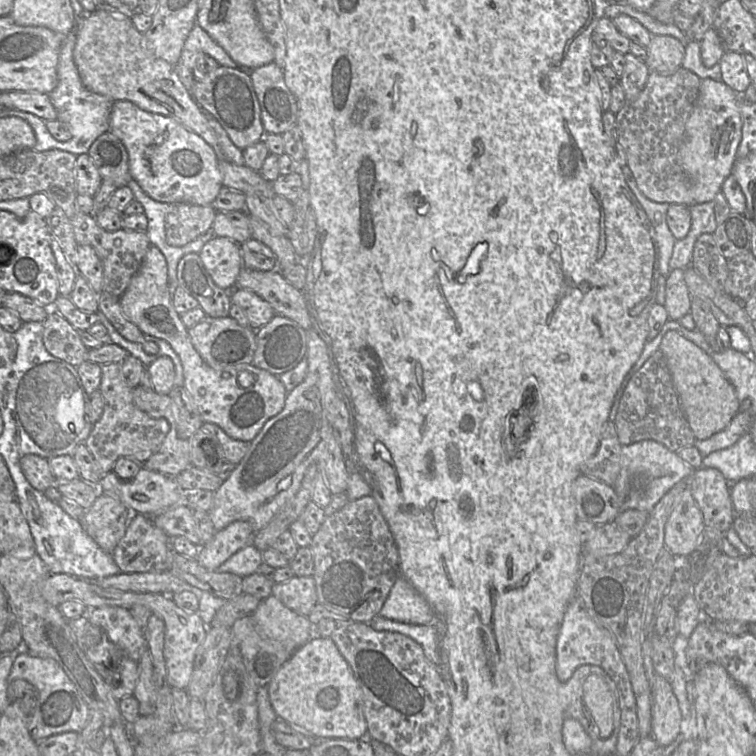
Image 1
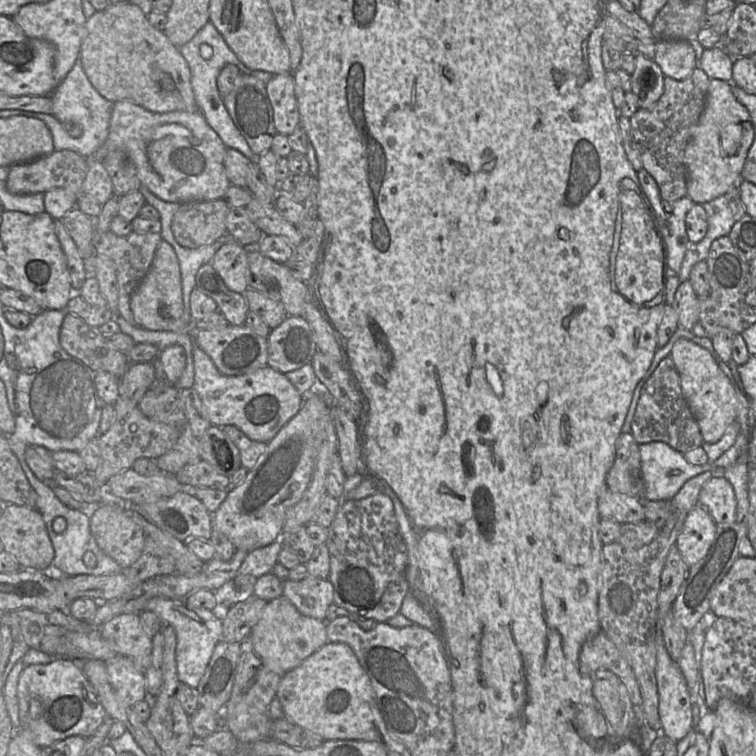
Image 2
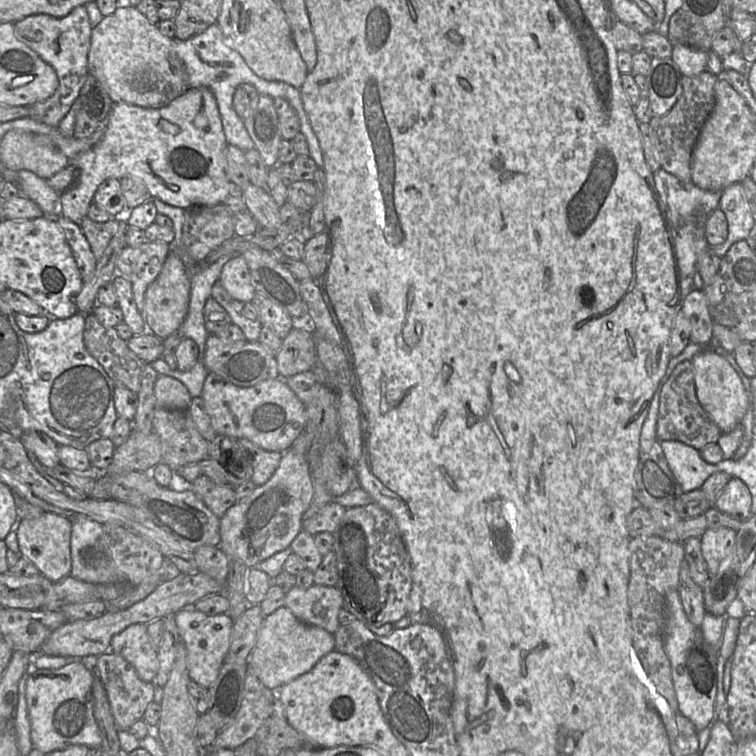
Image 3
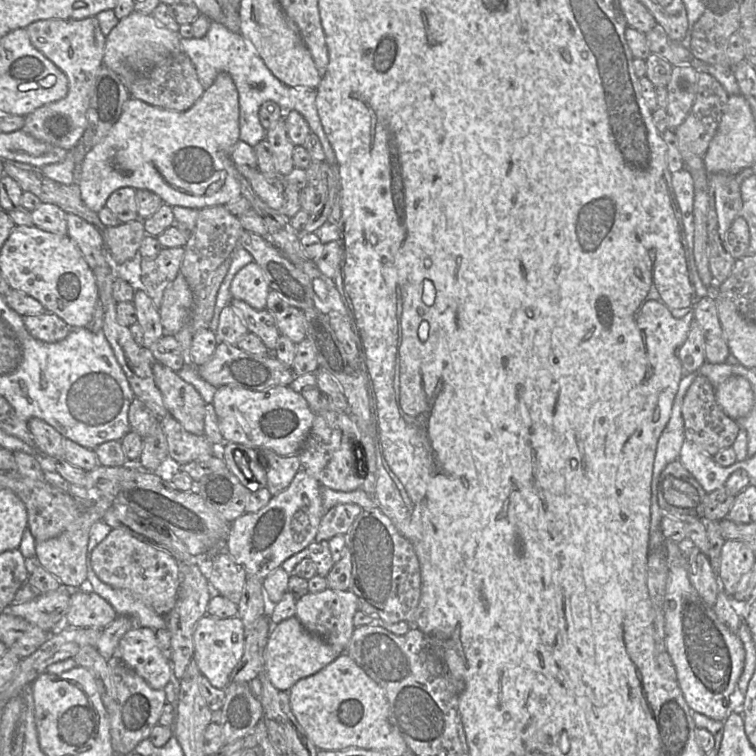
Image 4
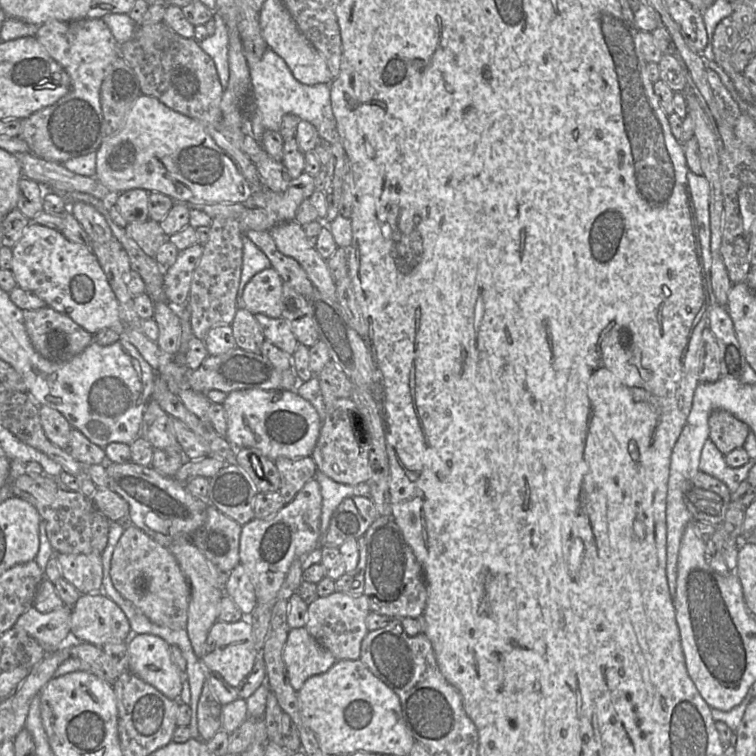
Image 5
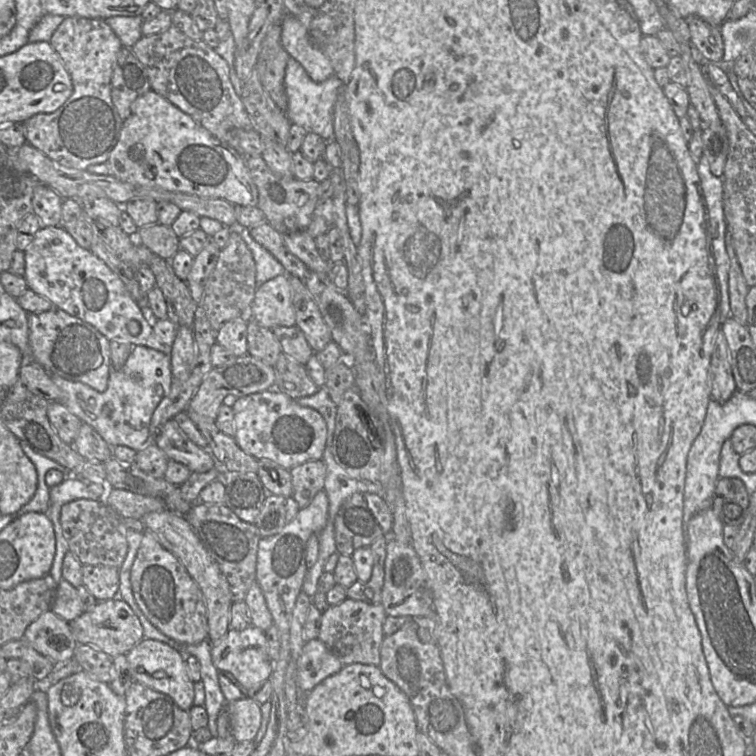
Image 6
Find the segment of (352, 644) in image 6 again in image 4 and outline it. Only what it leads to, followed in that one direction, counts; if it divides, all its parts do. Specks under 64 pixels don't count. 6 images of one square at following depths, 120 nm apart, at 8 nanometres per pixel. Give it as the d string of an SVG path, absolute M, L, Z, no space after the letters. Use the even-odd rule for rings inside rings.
M326 588L298 598L295 617L308 632L321 638L339 653L344 653L355 629L353 618L357 610L357 598L353 592Z

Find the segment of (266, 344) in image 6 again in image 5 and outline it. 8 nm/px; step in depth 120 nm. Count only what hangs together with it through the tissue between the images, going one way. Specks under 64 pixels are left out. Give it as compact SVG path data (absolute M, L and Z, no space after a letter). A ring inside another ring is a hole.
M239 307L230 326L238 348L260 353L260 348L266 339L253 314L246 308Z

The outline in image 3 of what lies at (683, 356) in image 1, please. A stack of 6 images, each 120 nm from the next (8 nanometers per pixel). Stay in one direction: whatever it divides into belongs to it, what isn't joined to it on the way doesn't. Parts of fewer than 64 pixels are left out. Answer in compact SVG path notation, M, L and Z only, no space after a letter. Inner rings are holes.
M707 347L694 356L691 364L697 398L712 421L722 433L728 433L736 426L739 426L748 409L748 396L740 375L724 355Z

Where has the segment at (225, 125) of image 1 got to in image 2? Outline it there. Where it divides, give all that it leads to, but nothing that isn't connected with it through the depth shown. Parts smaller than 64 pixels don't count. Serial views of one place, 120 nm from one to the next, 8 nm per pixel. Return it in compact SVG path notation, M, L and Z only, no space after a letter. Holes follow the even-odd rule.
M228 64L223 67L217 77L217 87L232 121L252 152L259 156L271 150L273 137L278 132L274 125L273 110L265 84L259 79L243 73L235 65Z

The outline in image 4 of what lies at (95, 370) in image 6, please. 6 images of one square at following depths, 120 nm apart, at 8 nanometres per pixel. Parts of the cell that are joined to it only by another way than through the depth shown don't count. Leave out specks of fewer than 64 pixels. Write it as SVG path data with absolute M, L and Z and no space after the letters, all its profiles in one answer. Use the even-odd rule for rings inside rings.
M46 310L40 314L23 316L23 322L34 338L47 343L63 340L72 329L63 319Z

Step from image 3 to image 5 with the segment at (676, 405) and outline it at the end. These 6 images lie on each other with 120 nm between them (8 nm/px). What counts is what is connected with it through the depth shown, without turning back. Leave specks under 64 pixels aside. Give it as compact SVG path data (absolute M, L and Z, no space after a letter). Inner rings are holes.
M714 410L709 416L709 440L724 455L743 447L749 426L725 410Z

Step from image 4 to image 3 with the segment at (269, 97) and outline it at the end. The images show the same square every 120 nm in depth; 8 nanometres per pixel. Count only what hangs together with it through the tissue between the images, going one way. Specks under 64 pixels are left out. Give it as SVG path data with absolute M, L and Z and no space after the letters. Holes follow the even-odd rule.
M216 23L209 26L202 33L187 40L175 38L173 40L174 51L185 66L190 89L209 88L213 92L228 145L236 146L244 152L255 148L255 144L249 136L242 119L237 115L232 105L236 88L243 83L248 83L253 85L261 94L266 94L273 99L277 97L285 99L296 110L301 123L300 131L306 136L310 145L310 156L315 160L317 167L324 170L323 154L319 141L304 110L301 93L298 88L281 81L266 80L255 74L240 53L232 47L231 41Z

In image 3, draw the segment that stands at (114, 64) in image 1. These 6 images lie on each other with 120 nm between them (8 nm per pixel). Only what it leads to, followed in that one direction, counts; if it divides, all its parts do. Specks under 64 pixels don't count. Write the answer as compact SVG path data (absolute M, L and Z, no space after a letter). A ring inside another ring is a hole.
M118 1L118 7L115 12L111 15L104 16L102 21L92 28L91 44L88 53L88 73L94 75L101 82L114 103L125 102L145 108L164 107L184 94L190 88L185 66L174 51L174 40L163 34L158 26L150 22L149 19L137 9L137 7L130 6L126 2Z

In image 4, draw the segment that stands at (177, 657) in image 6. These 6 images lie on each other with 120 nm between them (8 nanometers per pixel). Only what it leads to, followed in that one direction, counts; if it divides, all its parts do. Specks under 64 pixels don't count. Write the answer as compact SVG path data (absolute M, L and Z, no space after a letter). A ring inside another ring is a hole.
M134 626L120 640L116 656L154 689L164 690L171 680L171 662L162 654L151 628Z

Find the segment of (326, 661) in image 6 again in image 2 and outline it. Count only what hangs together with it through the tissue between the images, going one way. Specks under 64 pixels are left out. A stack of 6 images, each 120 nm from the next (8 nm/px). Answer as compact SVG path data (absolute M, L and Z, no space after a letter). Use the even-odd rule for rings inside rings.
M280 596L267 602L260 620L251 631L250 640L254 651L260 656L264 665L270 671L282 677L290 670L299 666L307 657L328 642L326 623L327 622L302 615L284 596Z

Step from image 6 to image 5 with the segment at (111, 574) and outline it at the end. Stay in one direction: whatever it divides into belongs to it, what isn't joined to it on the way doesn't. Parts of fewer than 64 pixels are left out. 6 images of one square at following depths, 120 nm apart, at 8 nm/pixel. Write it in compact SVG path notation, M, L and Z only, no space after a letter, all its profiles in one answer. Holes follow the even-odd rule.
M55 553L55 556L62 578L81 594L102 592L103 563L99 554Z

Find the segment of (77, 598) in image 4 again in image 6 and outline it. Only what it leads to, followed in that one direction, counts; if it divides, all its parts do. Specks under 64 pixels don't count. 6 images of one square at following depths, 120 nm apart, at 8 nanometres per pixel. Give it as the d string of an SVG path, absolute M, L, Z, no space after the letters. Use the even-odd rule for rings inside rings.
M119 597L98 601L92 608L86 609L79 617L68 623L73 638L77 643L94 645L113 658L118 655L128 654L130 650L144 638L143 627L139 618L129 604Z

